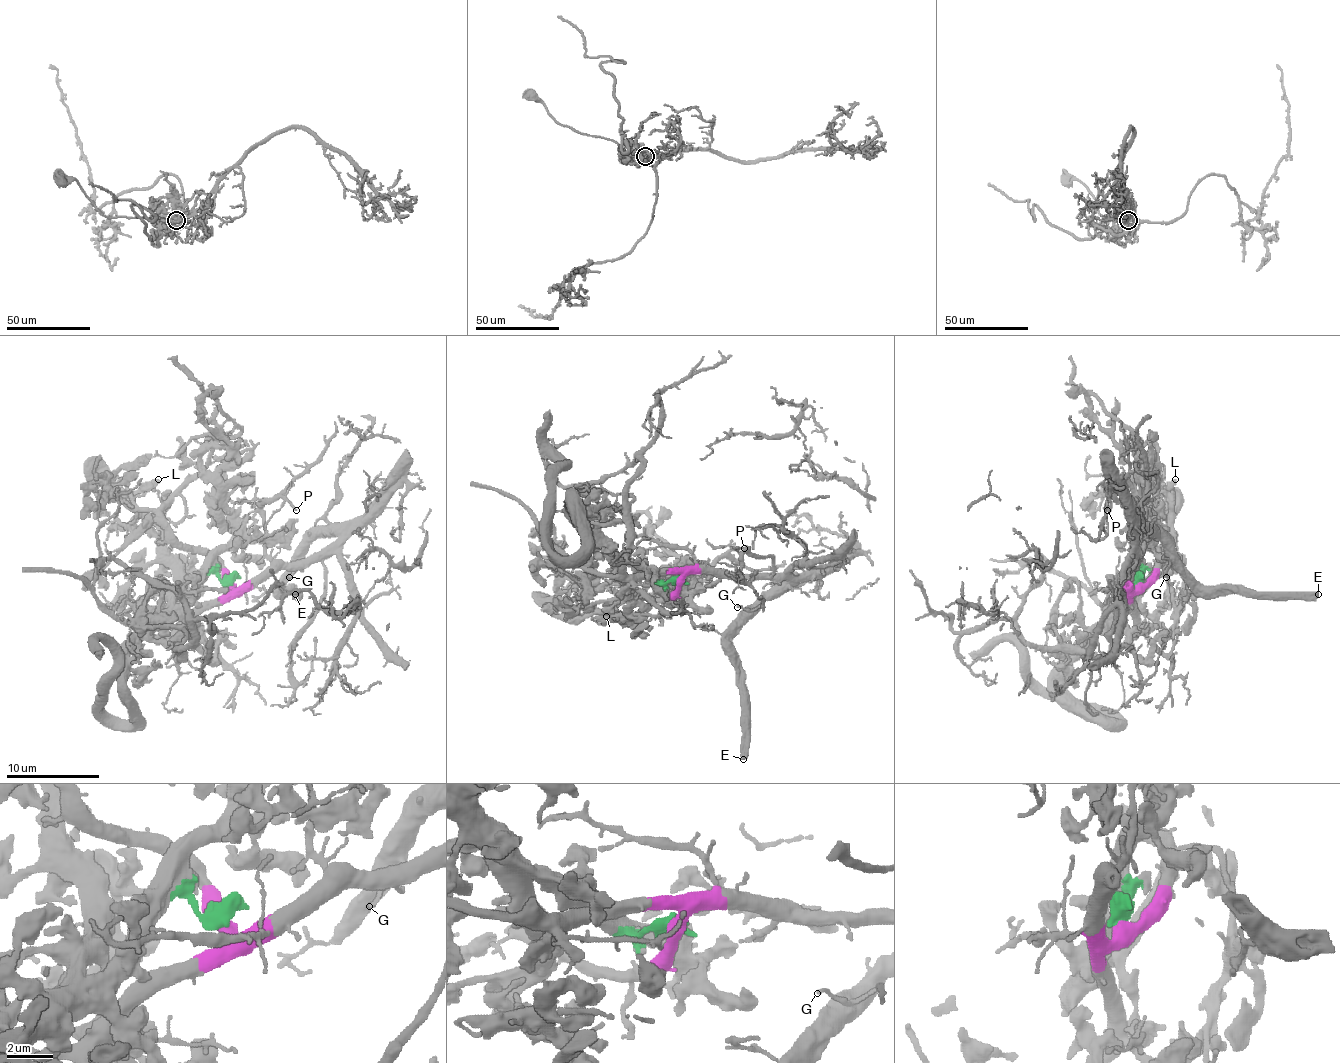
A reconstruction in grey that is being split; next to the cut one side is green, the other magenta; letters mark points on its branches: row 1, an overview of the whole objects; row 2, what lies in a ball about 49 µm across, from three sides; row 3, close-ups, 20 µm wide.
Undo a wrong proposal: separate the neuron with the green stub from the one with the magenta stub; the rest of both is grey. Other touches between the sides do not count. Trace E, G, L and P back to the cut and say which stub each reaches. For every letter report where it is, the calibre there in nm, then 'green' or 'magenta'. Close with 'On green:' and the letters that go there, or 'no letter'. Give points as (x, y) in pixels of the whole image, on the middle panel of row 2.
E: (743, 759) | 550 nm | magenta
G: (737, 607) | 120 nm | magenta
L: (606, 616) | 400 nm | green
P: (744, 548) | 150 nm | magenta
On green: L

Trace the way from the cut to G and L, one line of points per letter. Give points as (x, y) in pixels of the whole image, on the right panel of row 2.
G: (1137, 583), (1135, 590), (1130, 588), (1135, 541), (1140, 537), (1156, 537), (1167, 548), (1170, 562), (1165, 576)
L: (1137, 583), (1121, 604), (1149, 574), (1177, 500), (1172, 493), (1174, 479)

